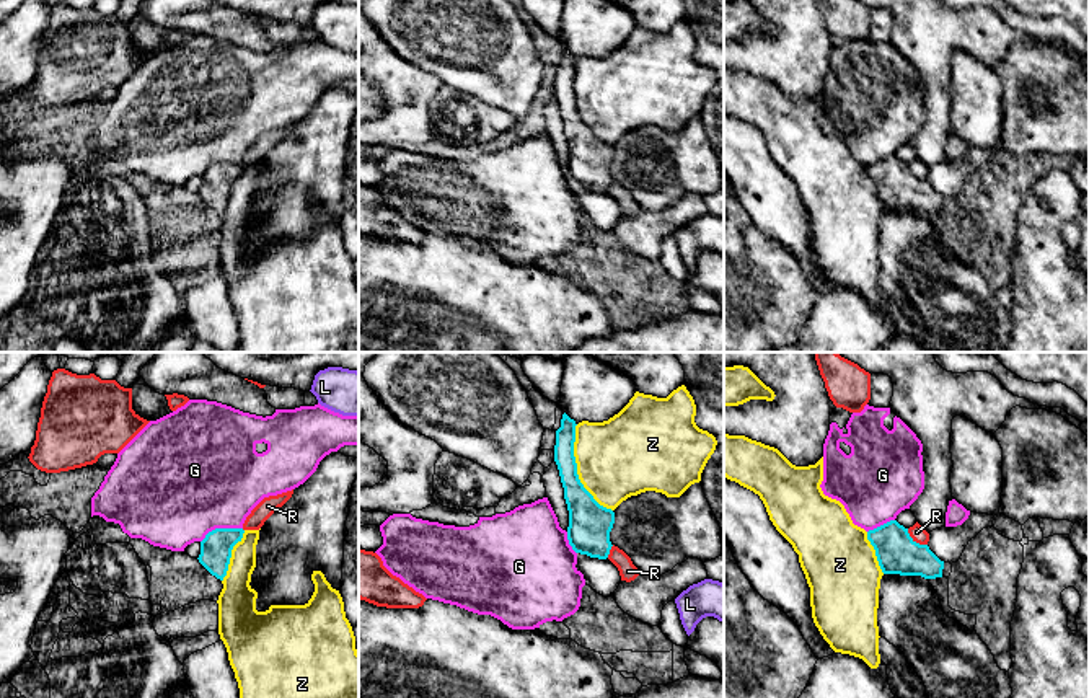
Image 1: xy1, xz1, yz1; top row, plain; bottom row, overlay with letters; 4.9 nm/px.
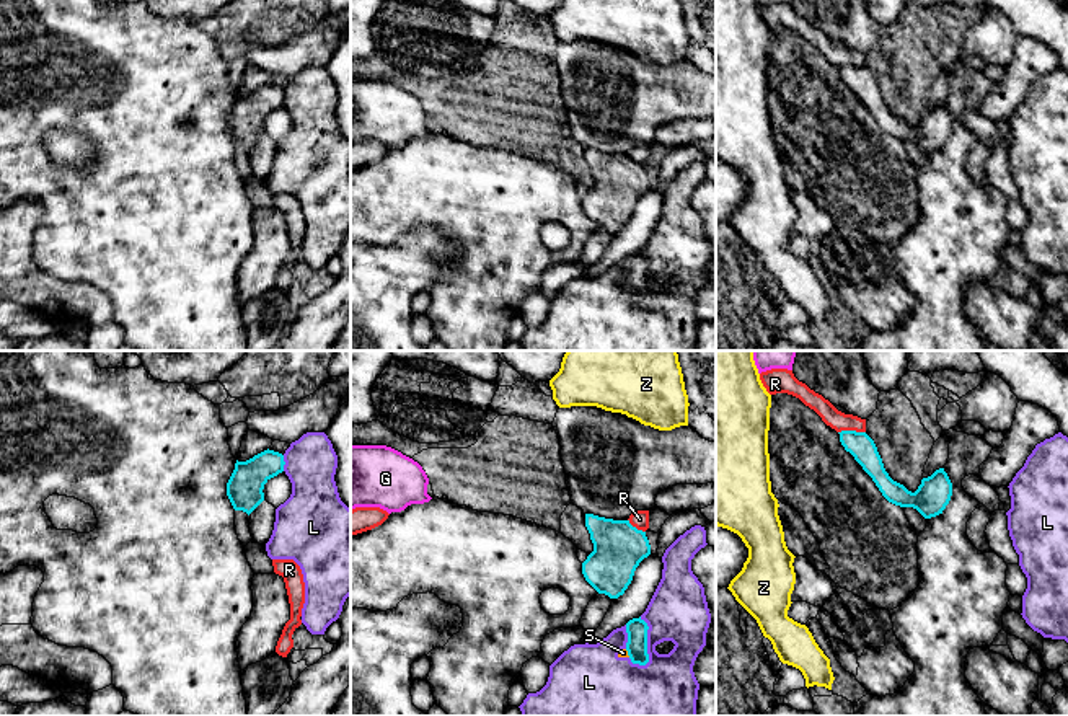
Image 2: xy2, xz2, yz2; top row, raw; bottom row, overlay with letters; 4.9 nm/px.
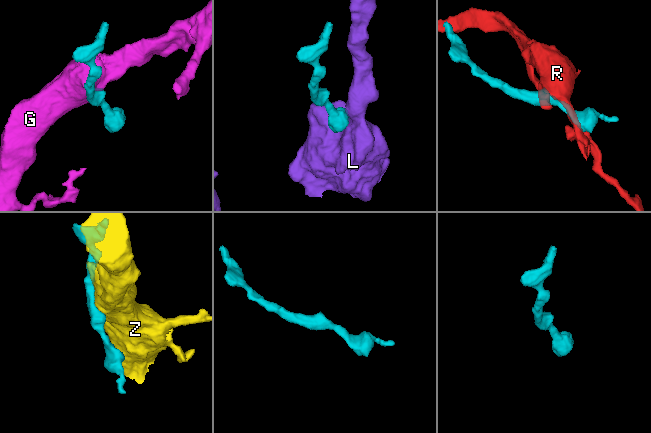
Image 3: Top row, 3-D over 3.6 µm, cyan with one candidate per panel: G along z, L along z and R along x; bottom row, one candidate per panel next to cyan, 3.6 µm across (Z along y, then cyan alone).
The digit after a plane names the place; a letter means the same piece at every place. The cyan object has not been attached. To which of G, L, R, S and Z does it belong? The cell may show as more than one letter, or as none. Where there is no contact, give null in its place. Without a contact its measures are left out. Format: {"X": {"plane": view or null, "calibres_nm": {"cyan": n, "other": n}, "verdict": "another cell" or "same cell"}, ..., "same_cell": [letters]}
{"G": {"plane": "xy1", "calibres_nm": {"cyan": 160, "other": 480}, "verdict": "another cell"}, "L": {"plane": "xz2", "calibres_nm": {"cyan": 110, "other": 300}, "verdict": "another cell"}, "R": {"plane": "yz2", "calibres_nm": {"cyan": 120, "other": 90}, "verdict": "another cell"}, "S": {"plane": "xz2", "calibres_nm": {"cyan": 110, "other": 50}, "verdict": "same cell"}, "Z": {"plane": "xz1", "calibres_nm": {"cyan": 190, "other": 400}, "verdict": "another cell"}, "same_cell": ["S"]}

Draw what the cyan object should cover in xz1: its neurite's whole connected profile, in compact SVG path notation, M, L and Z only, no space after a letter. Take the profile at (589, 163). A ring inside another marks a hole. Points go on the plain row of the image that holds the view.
M564 47L554 80L554 96L569 145L567 174L575 188L606 194L613 181L610 166L615 147L600 140L579 114L574 91L575 60L575 55Z

